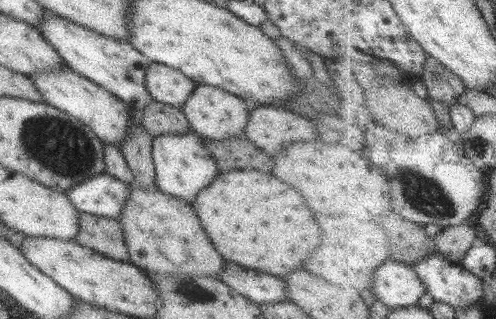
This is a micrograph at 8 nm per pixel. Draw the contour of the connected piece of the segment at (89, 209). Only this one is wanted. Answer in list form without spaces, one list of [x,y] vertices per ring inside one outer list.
[[[103,172],[72,184],[65,193],[78,211],[116,220],[129,189],[131,184],[125,184]]]

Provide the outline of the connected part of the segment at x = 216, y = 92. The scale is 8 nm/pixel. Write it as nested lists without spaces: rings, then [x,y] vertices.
[[[203,84],[197,85],[180,107],[190,130],[201,138],[207,137],[213,140],[242,135],[243,128],[247,124],[249,108],[250,105],[241,97]]]

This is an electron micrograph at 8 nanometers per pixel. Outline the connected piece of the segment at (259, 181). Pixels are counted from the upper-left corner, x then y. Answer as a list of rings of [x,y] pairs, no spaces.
[[[251,168],[219,172],[205,188],[195,193],[191,205],[201,228],[205,230],[214,249],[225,261],[273,276],[285,276],[287,272],[301,268],[301,260],[309,258],[315,244],[319,244],[319,228],[311,212],[303,204],[299,192],[295,192],[289,184],[283,184],[273,176],[259,174]]]

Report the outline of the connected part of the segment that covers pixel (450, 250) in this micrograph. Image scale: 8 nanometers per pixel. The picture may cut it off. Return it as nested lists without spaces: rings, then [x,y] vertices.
[[[468,223],[454,227],[447,227],[438,232],[435,237],[436,248],[454,264],[461,264],[469,249],[477,242],[477,232],[473,230],[476,224]]]

